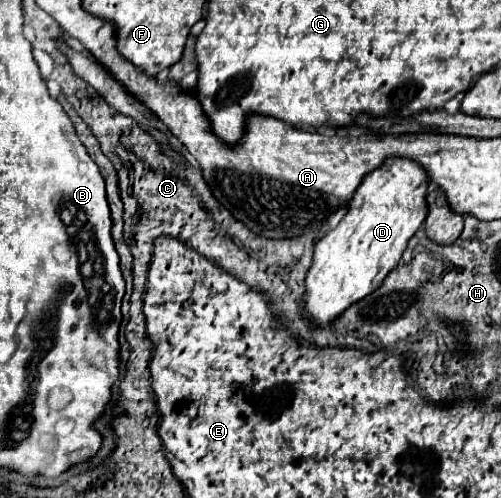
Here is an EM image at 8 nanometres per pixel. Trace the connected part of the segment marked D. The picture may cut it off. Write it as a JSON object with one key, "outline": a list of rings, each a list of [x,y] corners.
{"outline":[[[387,157],[381,167],[363,177],[361,185],[357,187],[355,195],[347,205],[349,211],[343,217],[343,221],[325,237],[321,237],[315,245],[315,259],[305,279],[307,291],[303,297],[303,309],[311,319],[315,319],[321,325],[327,325],[347,307],[367,297],[383,283],[385,275],[395,267],[395,263],[399,263],[411,235],[417,233],[417,229],[423,225],[427,217],[427,187],[429,177],[425,169],[417,161],[411,161],[407,157]]]}

